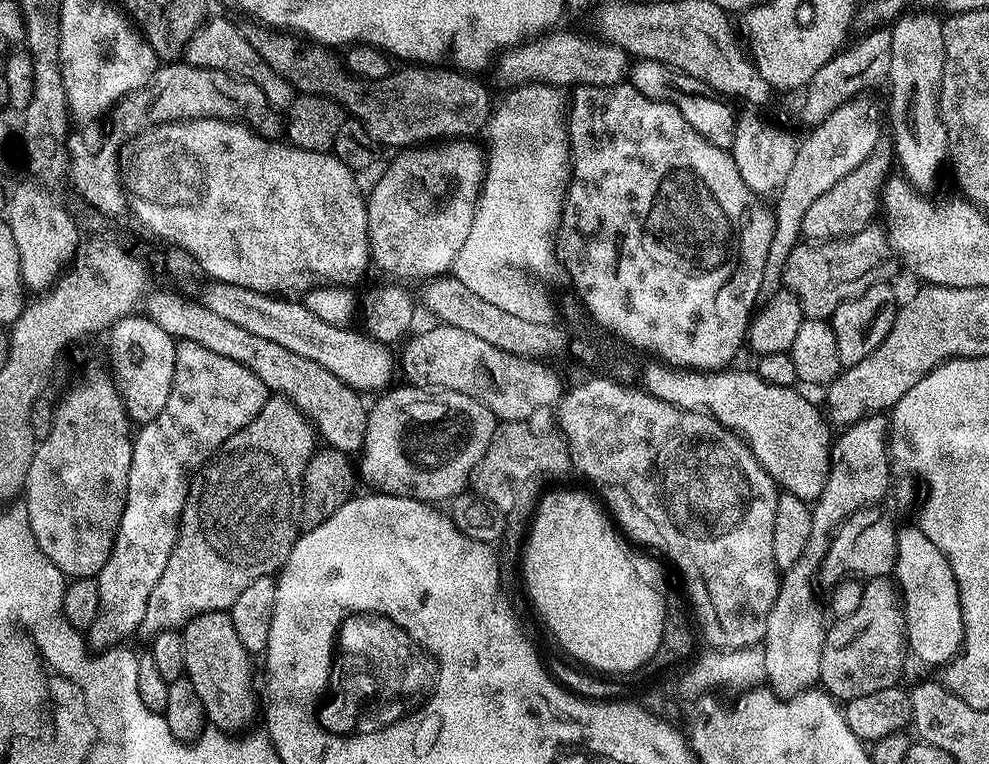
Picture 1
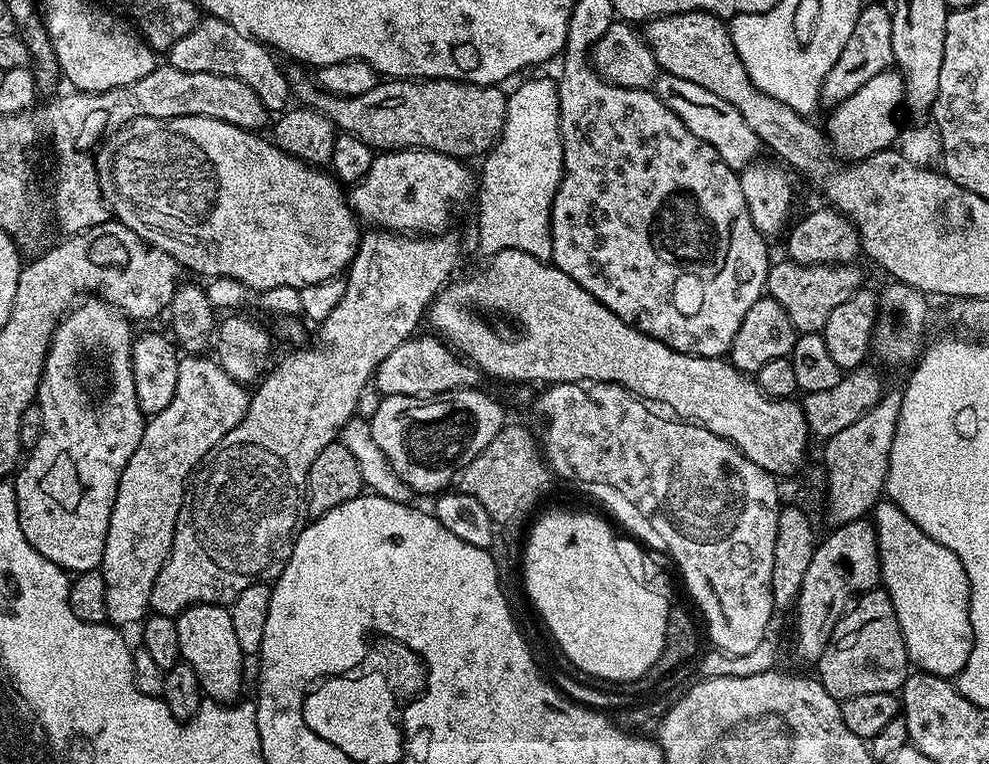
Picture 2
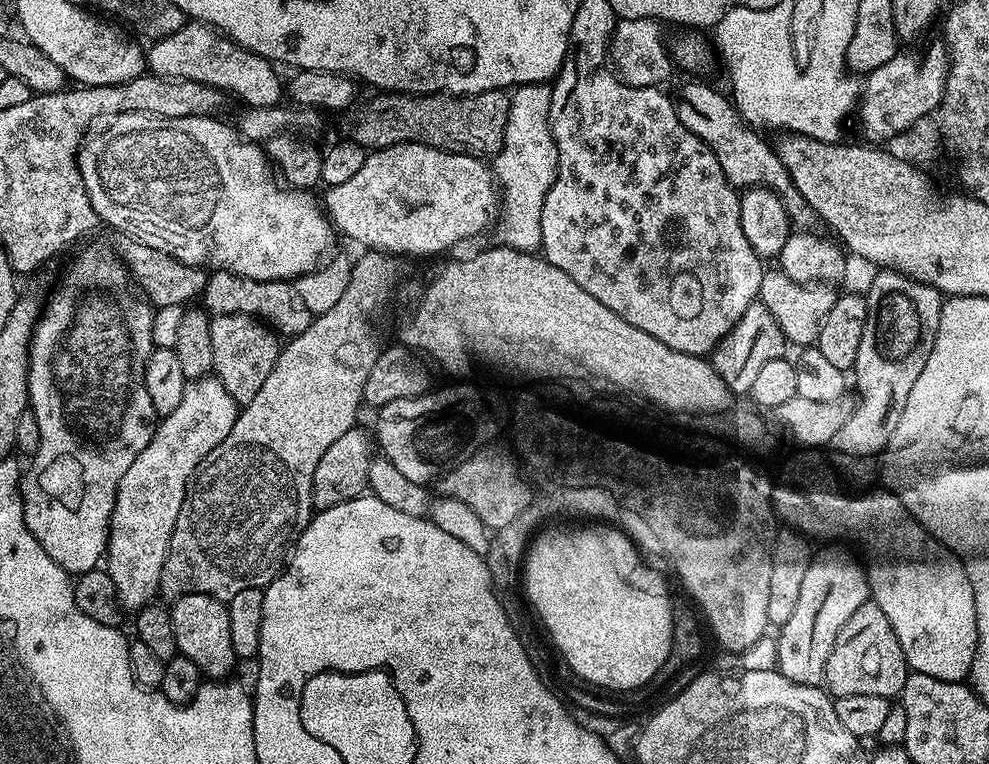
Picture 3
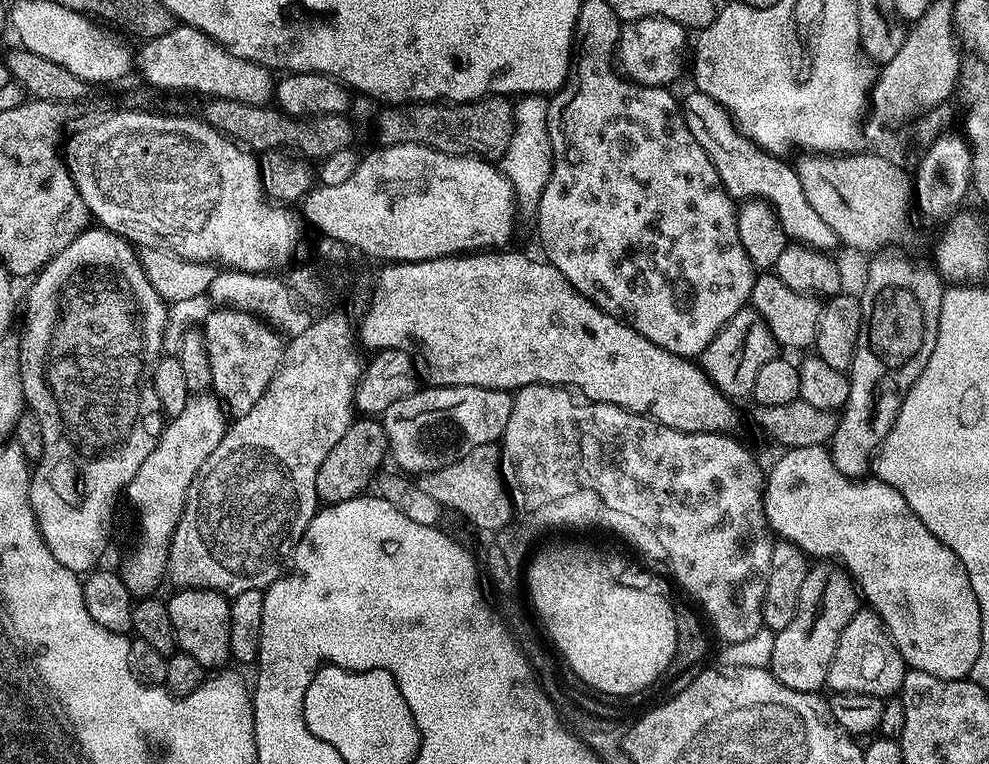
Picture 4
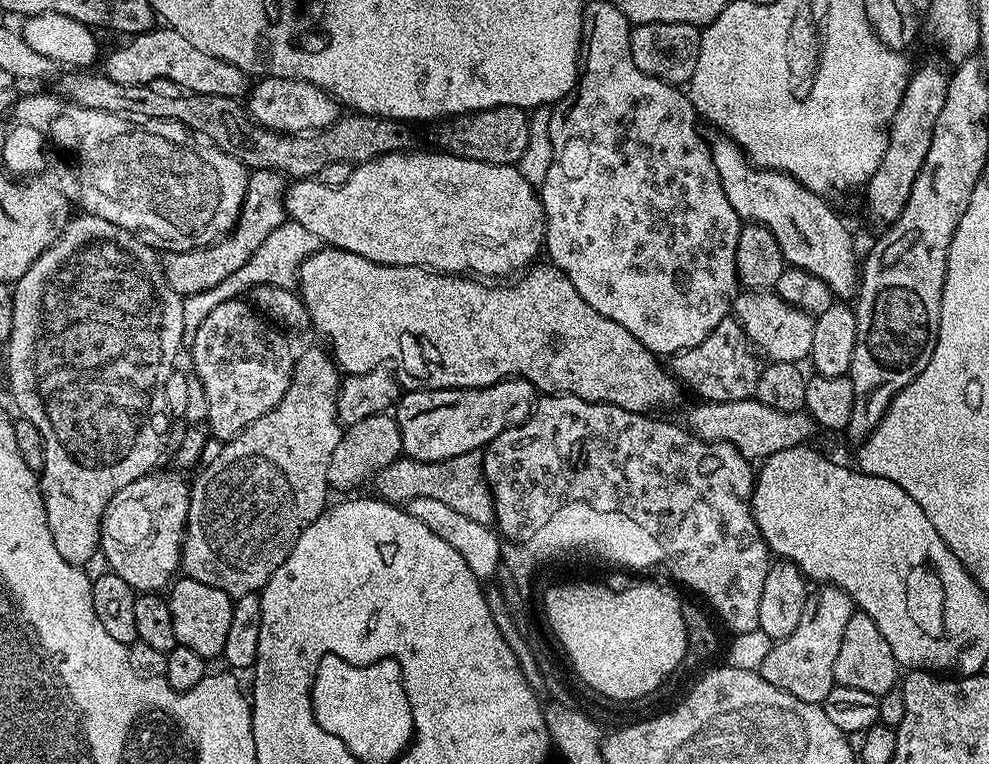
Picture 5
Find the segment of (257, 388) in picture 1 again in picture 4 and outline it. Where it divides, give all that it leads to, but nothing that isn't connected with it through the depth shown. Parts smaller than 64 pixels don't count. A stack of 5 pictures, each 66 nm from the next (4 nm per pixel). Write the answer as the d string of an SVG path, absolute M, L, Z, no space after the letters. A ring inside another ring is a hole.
M215 395L189 399L186 410L167 421L156 441L155 450L142 466L138 466L138 474L134 474L129 482L126 496L132 499L140 511L140 532L144 538L134 556L135 561L124 576L124 585L131 590L133 597L151 597L155 593L152 591L159 586L160 579L165 579L168 546L182 518L188 488L194 482L198 470L202 470L202 462L206 462L206 458L214 454L218 442L222 442L225 431L226 414Z

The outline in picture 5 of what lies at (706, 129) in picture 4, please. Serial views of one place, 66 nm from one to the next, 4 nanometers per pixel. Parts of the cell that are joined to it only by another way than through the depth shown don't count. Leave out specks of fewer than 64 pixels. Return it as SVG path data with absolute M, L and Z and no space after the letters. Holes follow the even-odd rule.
M716 134L716 137L711 137L710 147L722 190L726 190L726 198L730 198L730 206L734 206L741 221L766 226L778 241L785 265L822 278L822 282L830 286L833 297L855 297L858 292L856 244L847 226L840 221L839 214L828 205L829 201L802 187L787 172L756 167L728 136Z

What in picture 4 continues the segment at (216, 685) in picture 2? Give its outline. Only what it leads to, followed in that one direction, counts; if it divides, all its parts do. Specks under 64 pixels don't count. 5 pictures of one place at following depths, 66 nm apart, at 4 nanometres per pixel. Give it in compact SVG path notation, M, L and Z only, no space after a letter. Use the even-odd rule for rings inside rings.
M180 588L166 600L170 610L170 623L174 625L174 638L179 651L190 654L205 670L220 670L229 663L230 600L209 588Z

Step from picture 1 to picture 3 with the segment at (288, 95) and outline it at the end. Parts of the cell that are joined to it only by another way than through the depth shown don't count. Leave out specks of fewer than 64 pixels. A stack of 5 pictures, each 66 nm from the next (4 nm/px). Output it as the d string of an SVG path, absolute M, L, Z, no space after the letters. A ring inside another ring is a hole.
M199 22L185 23L174 34L155 41L147 49L146 64L155 75L170 80L189 80L214 86L229 97L237 96L249 108L274 108L285 99L286 88L280 84L277 65L242 46L215 28Z

